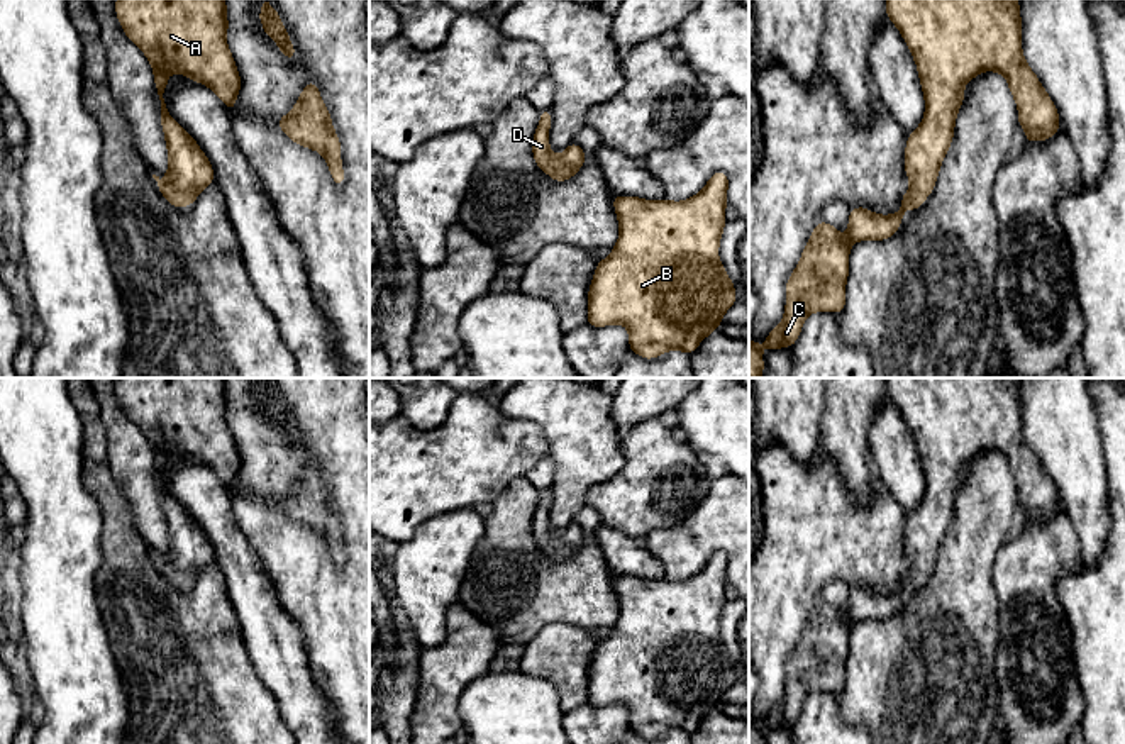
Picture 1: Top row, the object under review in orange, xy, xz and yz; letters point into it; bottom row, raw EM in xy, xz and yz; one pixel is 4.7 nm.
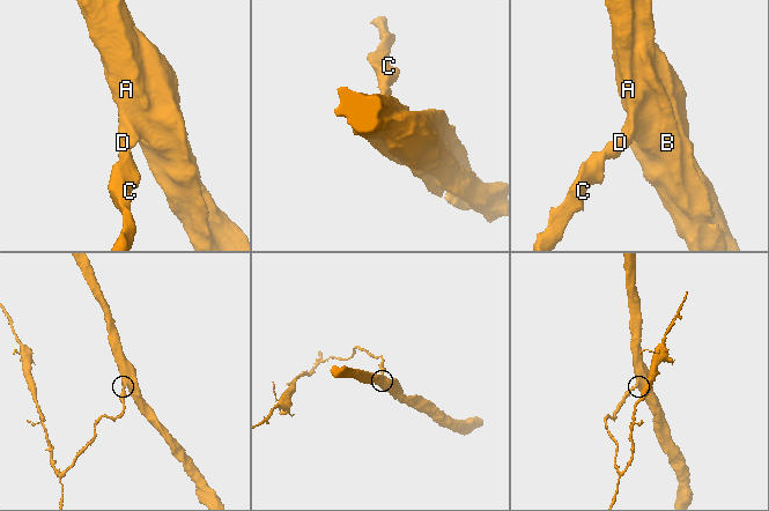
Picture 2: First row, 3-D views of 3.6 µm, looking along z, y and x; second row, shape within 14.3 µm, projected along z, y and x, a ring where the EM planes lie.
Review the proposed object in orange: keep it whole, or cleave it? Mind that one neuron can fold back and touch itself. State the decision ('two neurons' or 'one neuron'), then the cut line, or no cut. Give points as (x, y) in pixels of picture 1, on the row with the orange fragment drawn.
one neuron; no cut

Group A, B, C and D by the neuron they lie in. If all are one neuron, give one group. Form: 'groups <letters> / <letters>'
groups A B C D

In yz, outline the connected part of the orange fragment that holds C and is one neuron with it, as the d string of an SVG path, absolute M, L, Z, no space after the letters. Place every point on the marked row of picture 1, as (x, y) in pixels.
M886 0L886 14L901 32L917 63L925 97L923 120L908 136L905 147L905 173L910 178L910 188L903 195L896 214L879 215L864 207L854 207L844 237L834 225L823 220L815 225L798 266L788 278L781 324L769 332L762 346L749 339L749 378L761 378L764 371L762 349L791 347L812 312L842 314L851 246L857 241L883 241L895 236L905 210L918 210L934 192L940 164L954 137L956 117L962 105L964 85L967 81L981 71L996 71L1006 78L1018 107L1018 124L1025 130L1027 142L1045 141L1059 130L1057 108L1022 53L1018 0Z

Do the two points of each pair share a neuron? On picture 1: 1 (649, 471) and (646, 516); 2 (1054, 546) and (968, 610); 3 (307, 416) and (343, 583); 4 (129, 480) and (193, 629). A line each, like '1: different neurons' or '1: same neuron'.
1: same neuron
2: different neurons
3: same neuron
4: different neurons

